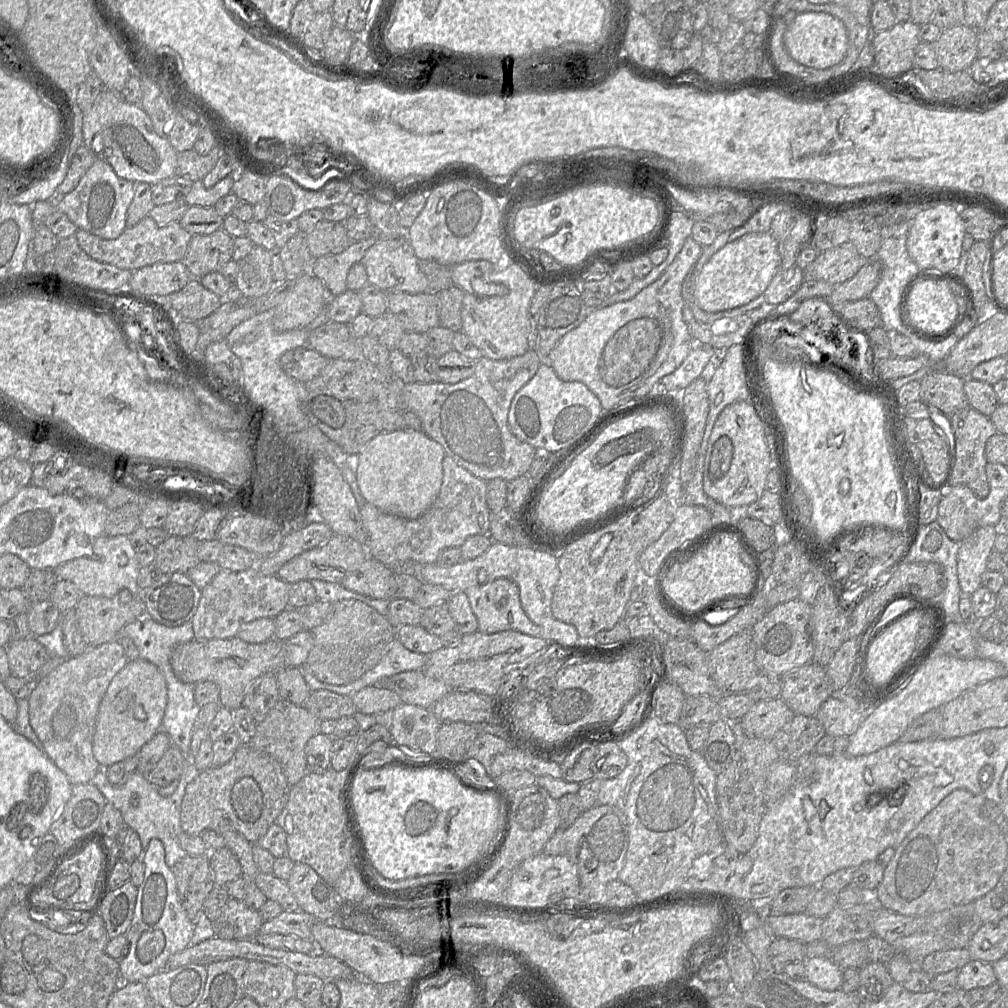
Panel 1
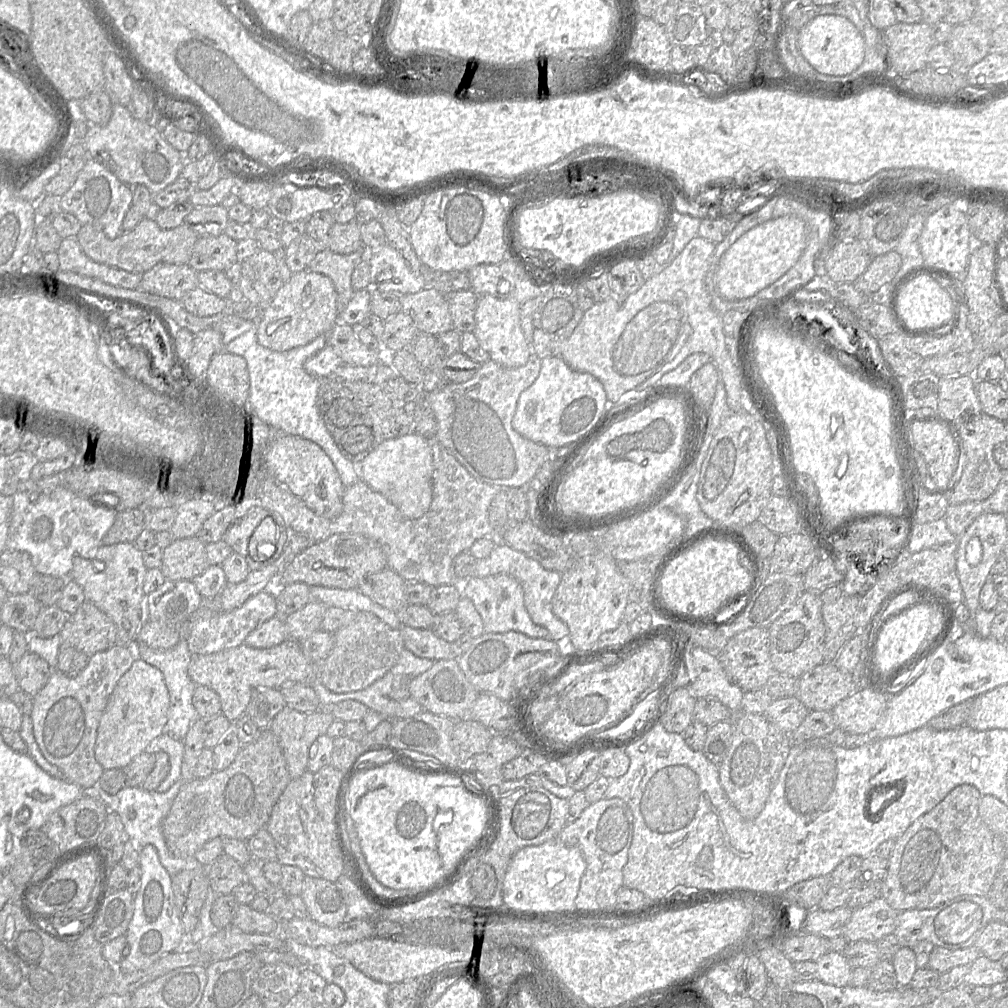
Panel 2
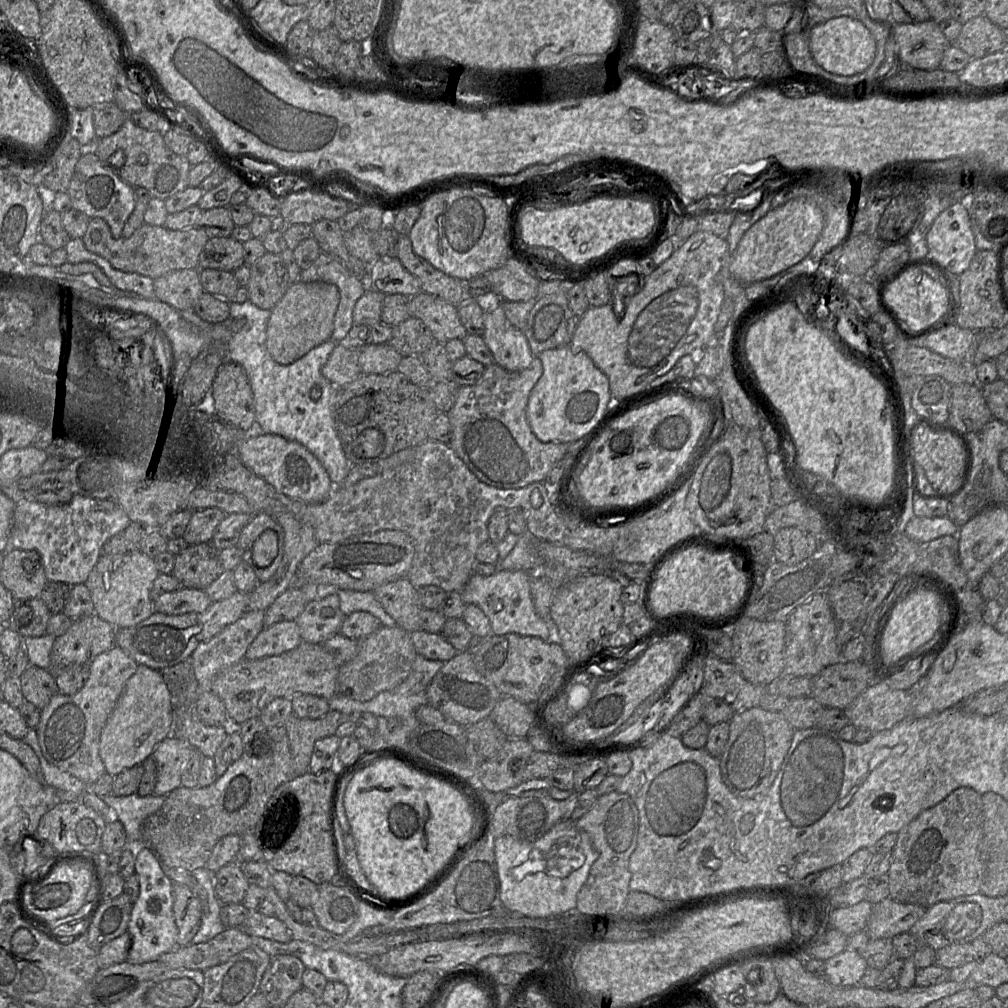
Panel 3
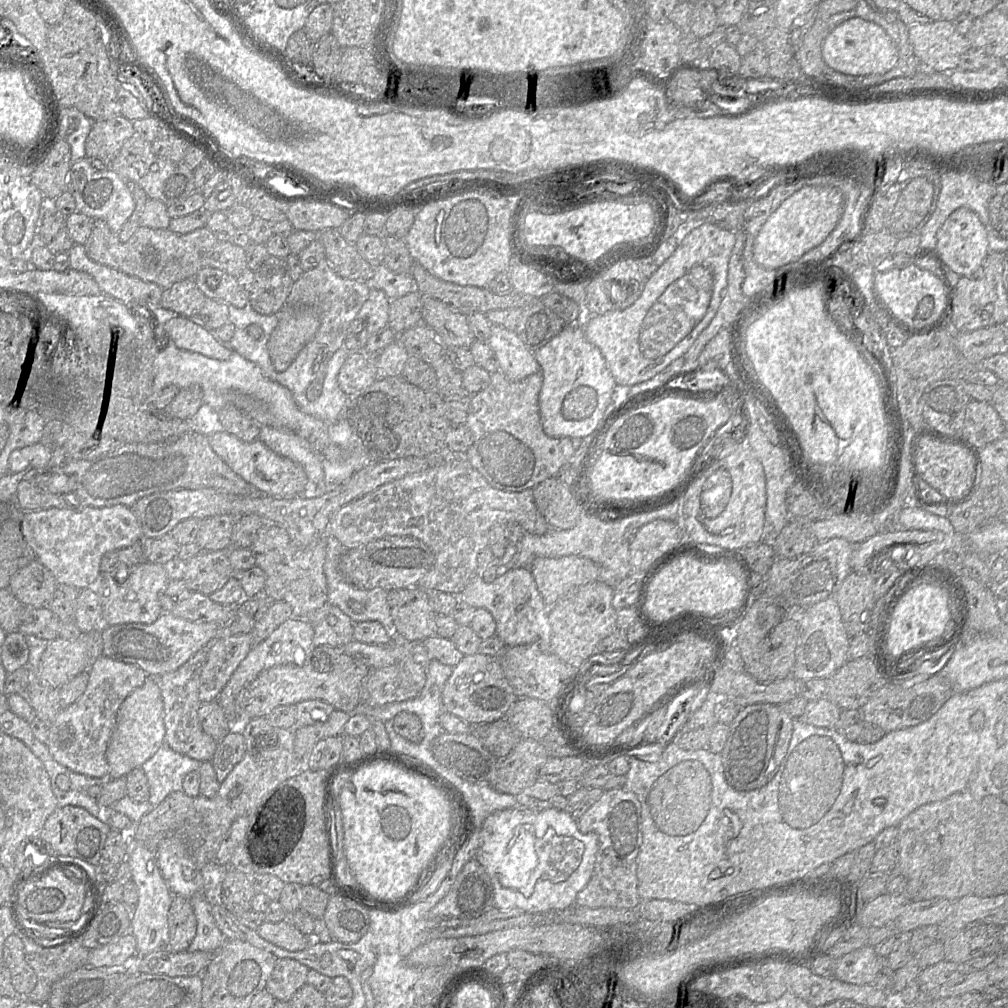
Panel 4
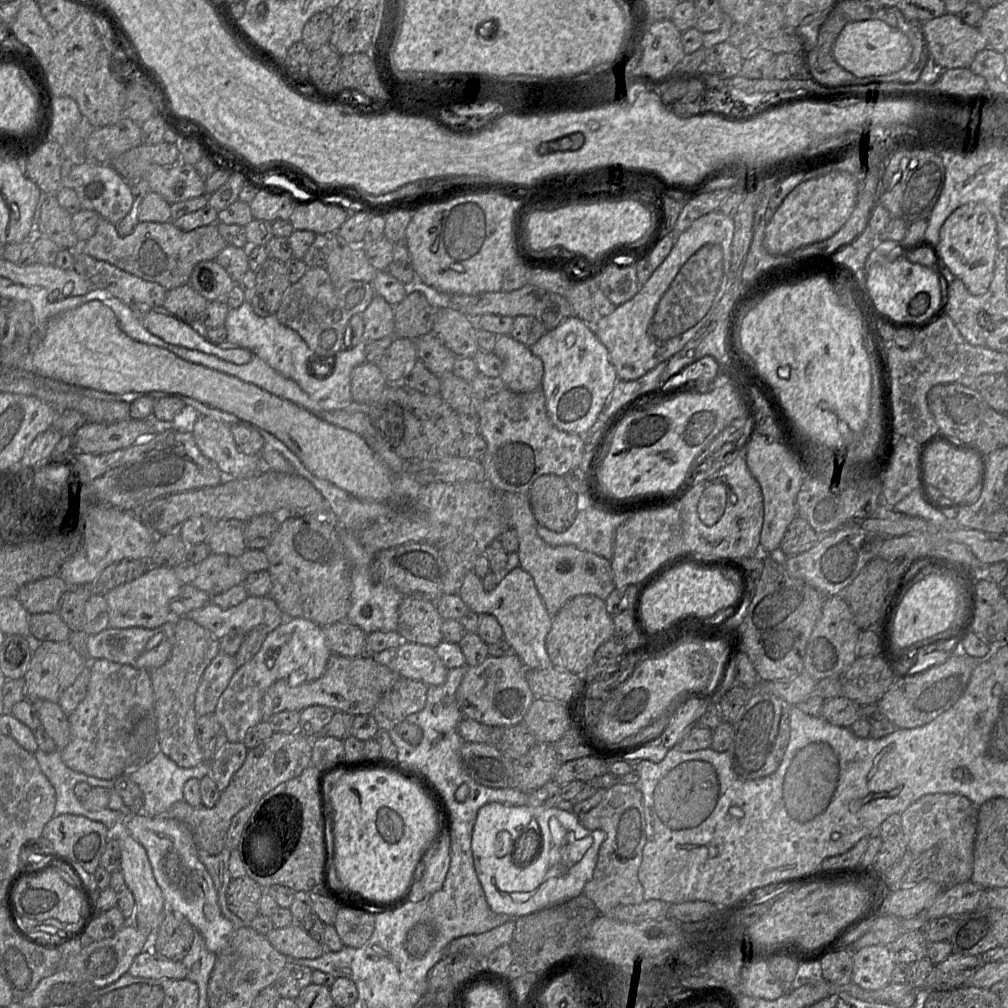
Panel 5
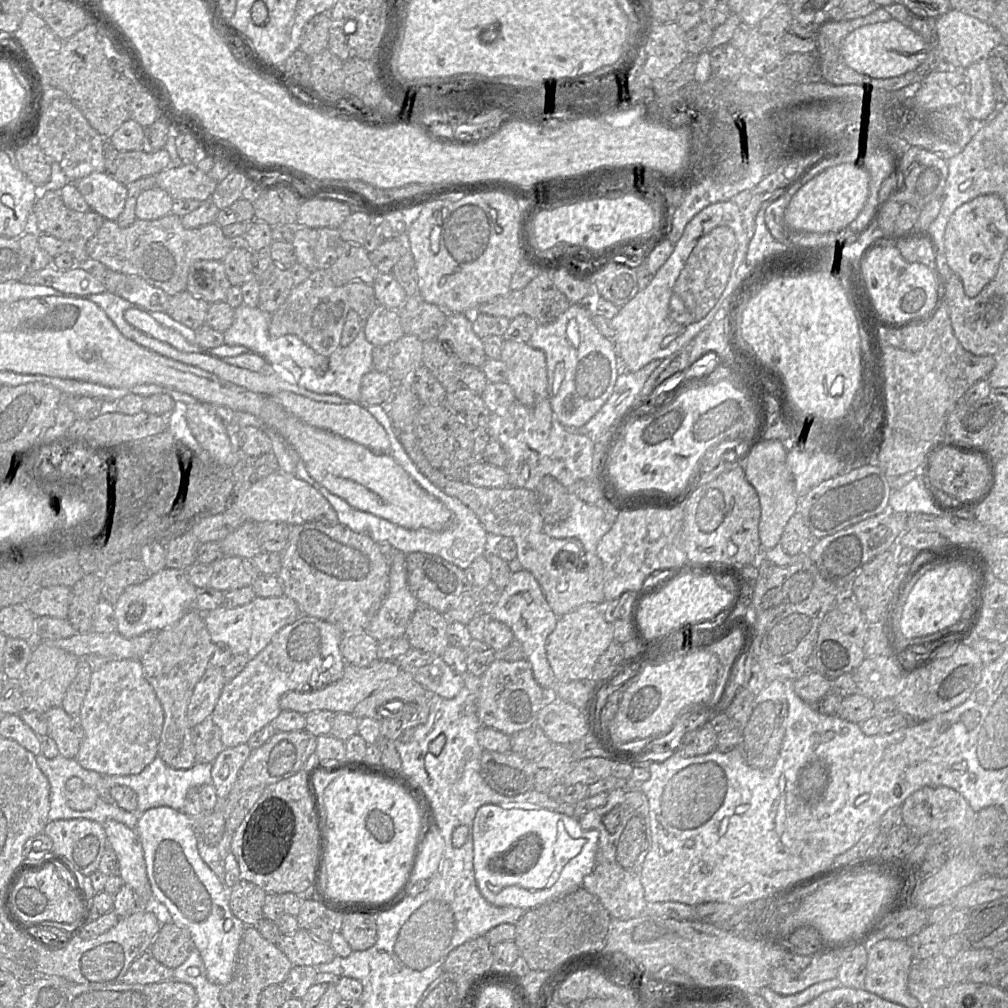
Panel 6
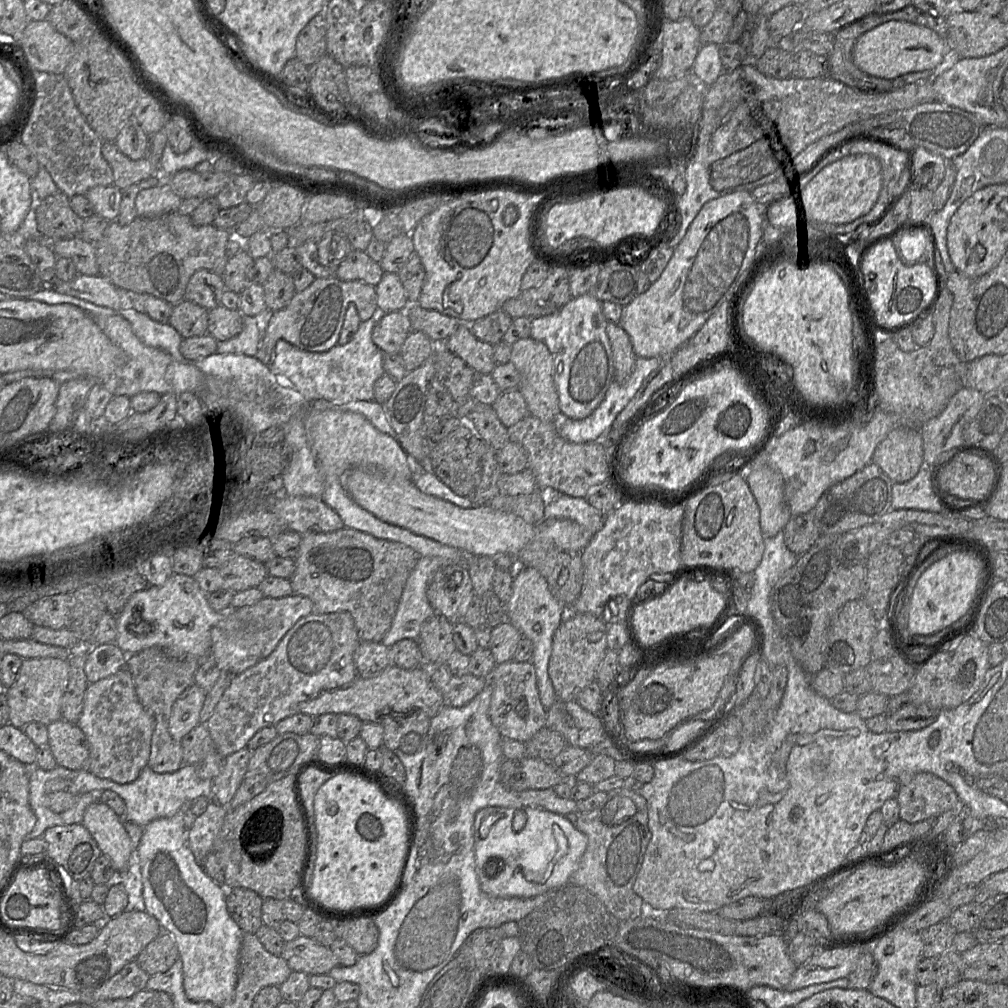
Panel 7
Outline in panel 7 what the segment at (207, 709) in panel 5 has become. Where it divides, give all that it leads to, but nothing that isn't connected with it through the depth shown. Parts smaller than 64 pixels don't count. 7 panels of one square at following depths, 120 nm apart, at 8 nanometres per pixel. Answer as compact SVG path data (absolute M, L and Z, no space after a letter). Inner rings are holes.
M192 684L176 699L169 718L169 733L173 740L181 742L200 723L199 716L206 694L202 688Z

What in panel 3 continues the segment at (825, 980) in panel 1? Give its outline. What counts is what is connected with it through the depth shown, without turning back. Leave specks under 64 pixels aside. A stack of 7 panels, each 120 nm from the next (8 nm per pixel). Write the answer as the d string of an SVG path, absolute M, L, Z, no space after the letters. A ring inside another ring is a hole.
M847 949L824 962L825 978L833 987L858 985L868 967L859 952Z

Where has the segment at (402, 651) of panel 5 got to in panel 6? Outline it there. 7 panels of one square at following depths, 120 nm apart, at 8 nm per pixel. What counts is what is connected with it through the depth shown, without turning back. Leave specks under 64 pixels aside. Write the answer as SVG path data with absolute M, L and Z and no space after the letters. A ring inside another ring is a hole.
M411 648L395 662L419 682L429 694L454 698L463 686L462 674L451 669L441 656Z

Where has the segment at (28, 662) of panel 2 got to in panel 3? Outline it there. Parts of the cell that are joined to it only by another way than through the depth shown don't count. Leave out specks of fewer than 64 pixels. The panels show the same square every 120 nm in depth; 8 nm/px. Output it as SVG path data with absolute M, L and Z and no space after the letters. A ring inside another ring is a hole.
M30 664L19 679L25 700L39 710L43 709L57 692L54 673L49 669Z

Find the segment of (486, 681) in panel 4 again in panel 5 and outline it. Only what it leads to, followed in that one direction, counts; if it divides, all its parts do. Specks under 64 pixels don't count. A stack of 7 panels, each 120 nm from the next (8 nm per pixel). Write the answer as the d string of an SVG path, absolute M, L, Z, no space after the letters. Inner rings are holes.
M488 656L480 665L468 666L456 691L456 700L463 718L490 727L514 726L523 722L535 697L526 680L527 668L519 657Z

